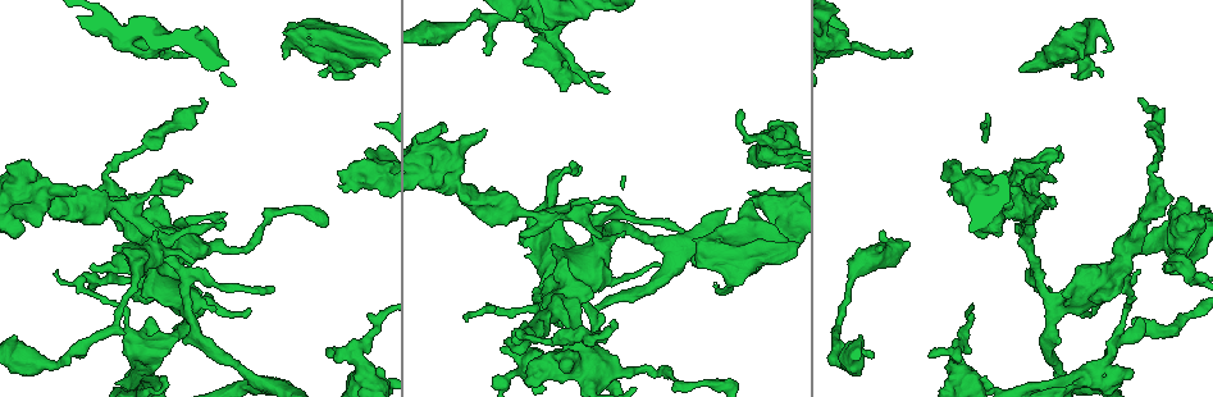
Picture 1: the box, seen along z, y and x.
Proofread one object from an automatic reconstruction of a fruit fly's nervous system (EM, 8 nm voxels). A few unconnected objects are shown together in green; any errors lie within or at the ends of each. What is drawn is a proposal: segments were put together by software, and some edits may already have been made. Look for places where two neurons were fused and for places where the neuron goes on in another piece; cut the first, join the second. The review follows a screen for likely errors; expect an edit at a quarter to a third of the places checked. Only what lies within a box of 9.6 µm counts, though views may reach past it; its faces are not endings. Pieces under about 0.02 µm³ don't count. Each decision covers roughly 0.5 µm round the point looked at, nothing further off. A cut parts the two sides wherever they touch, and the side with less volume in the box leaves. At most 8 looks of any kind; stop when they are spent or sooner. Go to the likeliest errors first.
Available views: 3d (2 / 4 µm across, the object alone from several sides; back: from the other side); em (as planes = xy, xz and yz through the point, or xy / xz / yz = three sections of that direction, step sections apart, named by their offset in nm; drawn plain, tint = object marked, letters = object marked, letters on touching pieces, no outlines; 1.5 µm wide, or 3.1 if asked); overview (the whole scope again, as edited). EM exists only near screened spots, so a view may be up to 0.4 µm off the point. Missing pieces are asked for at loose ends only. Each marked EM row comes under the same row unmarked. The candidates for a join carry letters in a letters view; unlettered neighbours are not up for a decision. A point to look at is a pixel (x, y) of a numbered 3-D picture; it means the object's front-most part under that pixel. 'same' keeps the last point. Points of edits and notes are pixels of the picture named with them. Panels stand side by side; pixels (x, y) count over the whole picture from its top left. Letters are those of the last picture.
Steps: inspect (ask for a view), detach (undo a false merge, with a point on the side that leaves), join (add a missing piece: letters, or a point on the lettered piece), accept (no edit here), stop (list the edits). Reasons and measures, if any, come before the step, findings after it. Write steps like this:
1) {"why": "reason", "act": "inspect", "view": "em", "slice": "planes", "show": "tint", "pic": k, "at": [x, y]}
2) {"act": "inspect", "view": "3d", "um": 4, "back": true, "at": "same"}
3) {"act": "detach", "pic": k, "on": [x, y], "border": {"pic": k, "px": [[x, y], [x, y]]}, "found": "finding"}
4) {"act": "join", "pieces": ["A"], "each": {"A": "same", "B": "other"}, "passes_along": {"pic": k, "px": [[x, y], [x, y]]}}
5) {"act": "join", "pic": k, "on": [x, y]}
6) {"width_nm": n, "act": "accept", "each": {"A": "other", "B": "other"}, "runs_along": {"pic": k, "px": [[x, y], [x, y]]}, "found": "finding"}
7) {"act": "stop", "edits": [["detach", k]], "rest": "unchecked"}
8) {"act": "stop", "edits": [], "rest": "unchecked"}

{"why": "free end", "act": "inspect", "view": "3d", "um": 2, "back": true, "pic": 1, "at": [750, 202]}

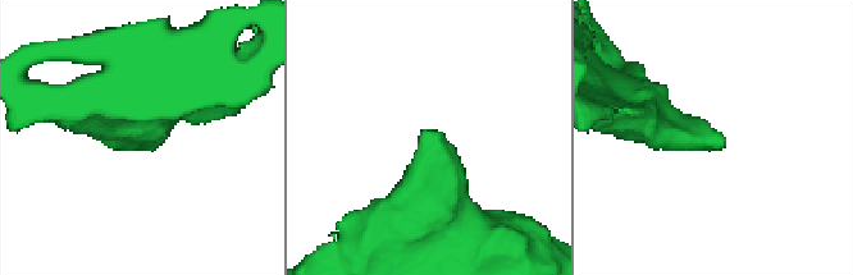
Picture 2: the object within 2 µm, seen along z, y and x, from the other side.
{"why": "now the EM", "act": "inspect", "view": "em", "slice": "xz", "step": 4, "show": "letters", "pic": 2, "at": [421, 132]}

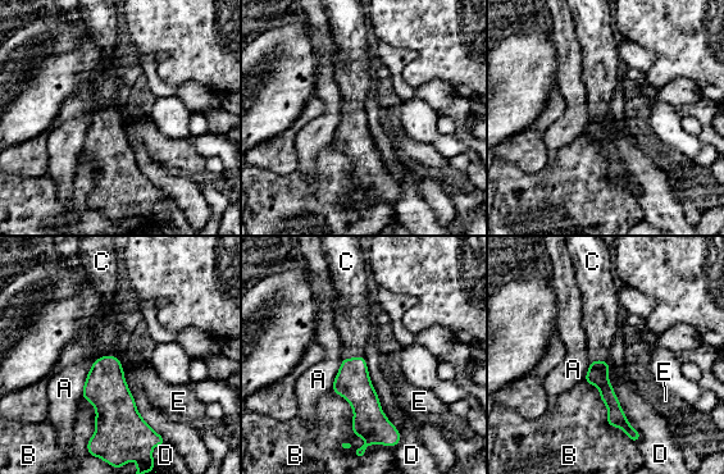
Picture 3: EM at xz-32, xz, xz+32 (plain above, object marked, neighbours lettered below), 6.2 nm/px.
{"why": "another direction", "act": "inspect", "view": "em", "slice": "planes", "show": "letters", "at": "same"}

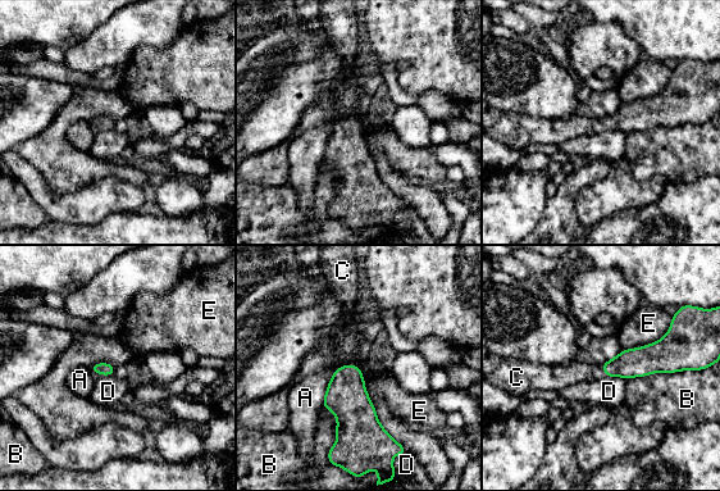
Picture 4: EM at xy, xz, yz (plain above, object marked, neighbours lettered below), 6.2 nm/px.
{"act": "join", "pieces": ["C"], "each": {"A": "other", "B": "other", "C": "same", "D": "other", "E": "other"}, "passes_along": {"pic": 4, "px": [[639, 362], [604, 371], [573, 372]]}, "found": "it goes on there"}

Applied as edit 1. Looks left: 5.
{"why": "an open end", "act": "inspect", "view": "em", "slice": "xy", "step": 8, "show": "tint", "pic": 1, "at": [606, 94]}

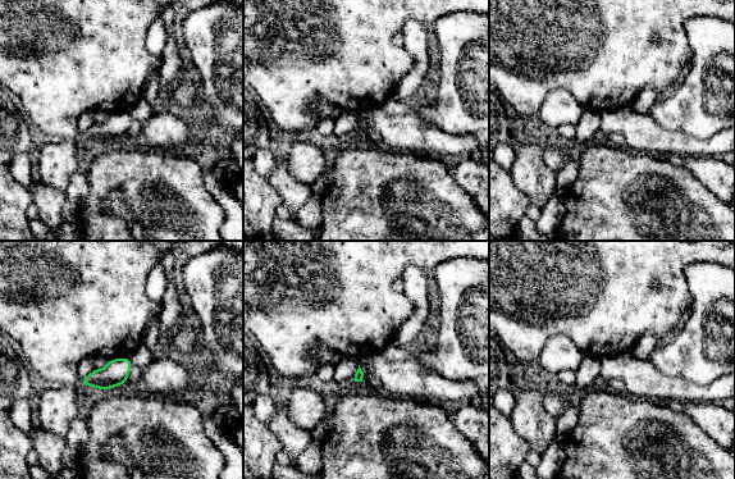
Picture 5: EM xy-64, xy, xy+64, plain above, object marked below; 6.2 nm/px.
{"act": "inspect", "view": "em", "slice": "planes", "show": "letters", "at": "same"}

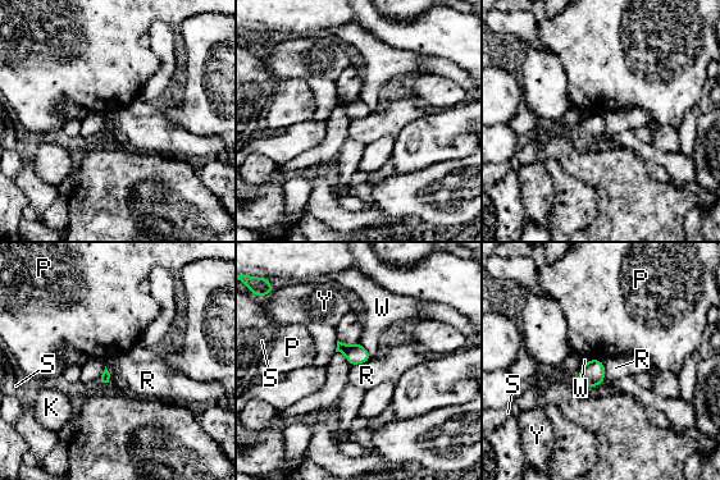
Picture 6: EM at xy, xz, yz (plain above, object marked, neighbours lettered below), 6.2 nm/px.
{"act": "accept", "each": {"K": "other", "P": "other", "R": "other", "S": "other", "W": "other", "Y": "other"}, "border": {"pic": 6, "px": [[370, 357], [351, 366]]}, "found": "no lettered piece goes on from it"}

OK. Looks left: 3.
{"why": "free end", "act": "inspect", "view": "em", "slice": "planes", "show": "letters", "pic": 1, "at": [870, 354]}

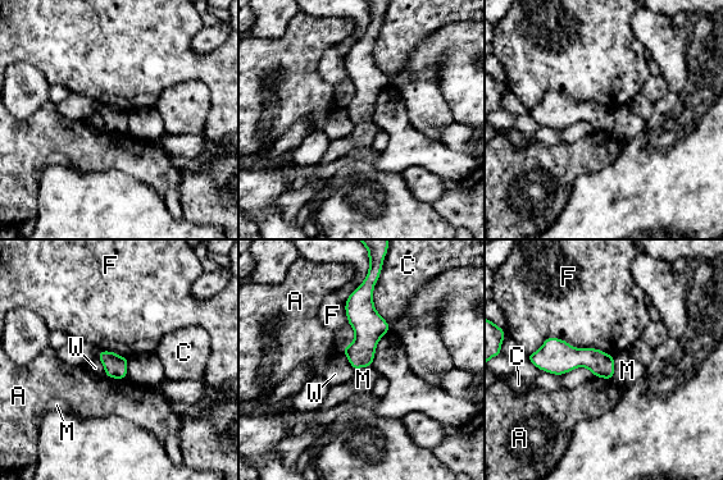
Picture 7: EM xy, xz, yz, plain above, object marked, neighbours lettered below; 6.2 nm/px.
{"width_nm": 140, "act": "accept", "each": {"A": "other", "C": "other", "F": "other", "M": "other", "W": "other"}, "runs_along": {"pic": 7, "px": [[368, 280], [364, 346], [355, 365]]}, "found": "none of them fits"}

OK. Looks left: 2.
{"act": "stop", "edits": [["join", 4]], "rest": "unchecked"}

